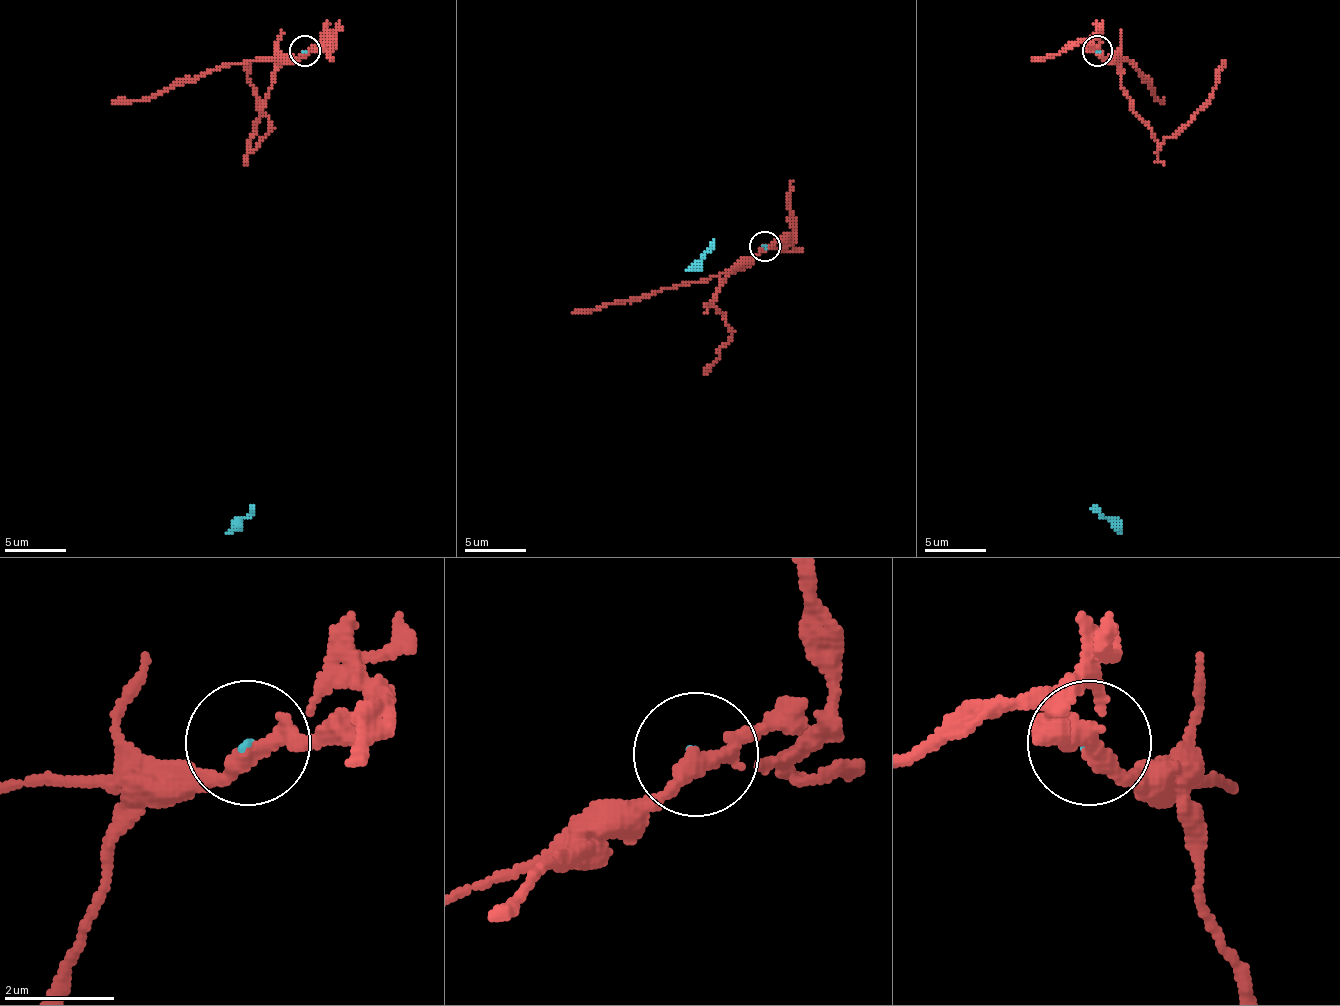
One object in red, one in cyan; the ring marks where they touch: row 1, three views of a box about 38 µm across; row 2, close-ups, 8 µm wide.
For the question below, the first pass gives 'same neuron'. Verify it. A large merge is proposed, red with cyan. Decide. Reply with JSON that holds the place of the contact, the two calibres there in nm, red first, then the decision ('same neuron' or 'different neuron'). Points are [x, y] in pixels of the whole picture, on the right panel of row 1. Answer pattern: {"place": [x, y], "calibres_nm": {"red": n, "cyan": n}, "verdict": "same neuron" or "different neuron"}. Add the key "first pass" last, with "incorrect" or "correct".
{"place": [1097, 51], "calibres_nm": {"red": 320, "cyan": 60}, "verdict": "different neuron", "first pass": "incorrect"}

